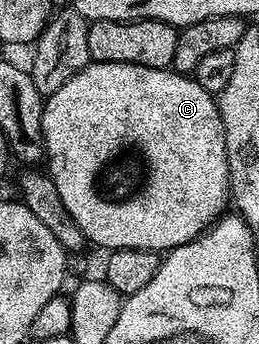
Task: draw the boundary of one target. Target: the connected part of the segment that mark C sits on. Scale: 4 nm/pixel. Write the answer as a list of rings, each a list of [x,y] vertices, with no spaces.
[[[95,61],[85,65],[83,69],[60,91],[49,94],[42,107],[42,134],[46,144],[45,164],[52,183],[56,183],[56,191],[60,191],[60,199],[64,199],[64,207],[68,215],[80,227],[91,246],[99,245],[102,251],[116,249],[153,249],[169,251],[196,239],[206,232],[219,217],[227,212],[230,201],[230,180],[228,179],[228,151],[224,147],[224,123],[220,119],[218,102],[215,94],[204,91],[193,76],[176,73],[173,68],[153,69],[143,65],[128,63],[104,63]]]

